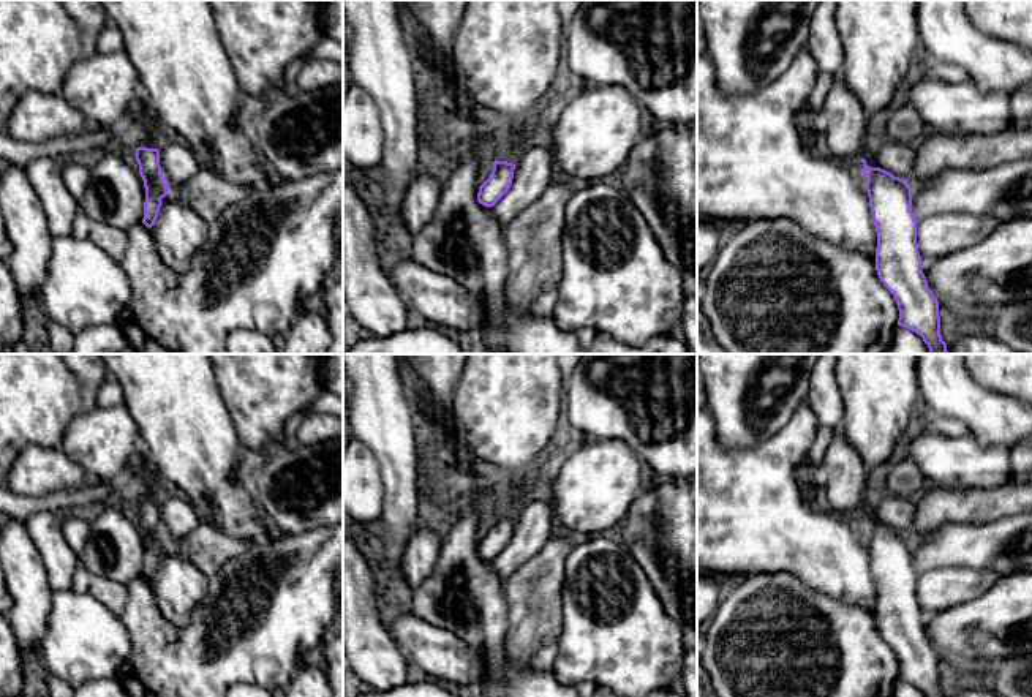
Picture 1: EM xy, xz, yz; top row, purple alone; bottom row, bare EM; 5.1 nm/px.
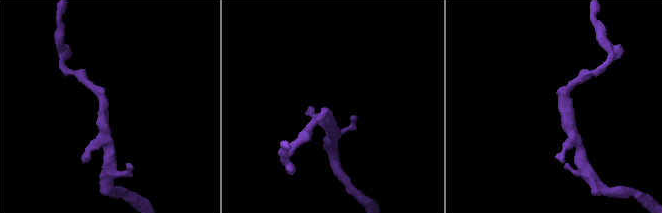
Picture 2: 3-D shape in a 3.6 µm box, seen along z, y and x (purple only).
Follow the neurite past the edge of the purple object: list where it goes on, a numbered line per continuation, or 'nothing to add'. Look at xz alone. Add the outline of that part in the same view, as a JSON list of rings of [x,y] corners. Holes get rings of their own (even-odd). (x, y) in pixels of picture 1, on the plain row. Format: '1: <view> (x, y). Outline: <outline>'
1: xz (506, 506). Outline: [[[506,495],[499,499],[495,514],[514,517],[515,511],[517,511],[517,499],[510,495]]]

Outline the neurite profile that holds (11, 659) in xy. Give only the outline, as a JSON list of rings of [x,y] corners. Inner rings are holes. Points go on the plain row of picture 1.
[[[0,615],[0,697],[19,697],[24,689],[24,654],[6,616]]]

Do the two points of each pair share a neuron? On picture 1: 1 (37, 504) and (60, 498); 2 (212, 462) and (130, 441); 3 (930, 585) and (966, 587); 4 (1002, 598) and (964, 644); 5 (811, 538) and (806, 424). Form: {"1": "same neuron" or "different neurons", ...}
{"1": "same neuron", "2": "different neurons", "3": "same neuron", "4": "same neuron", "5": "same neuron"}

